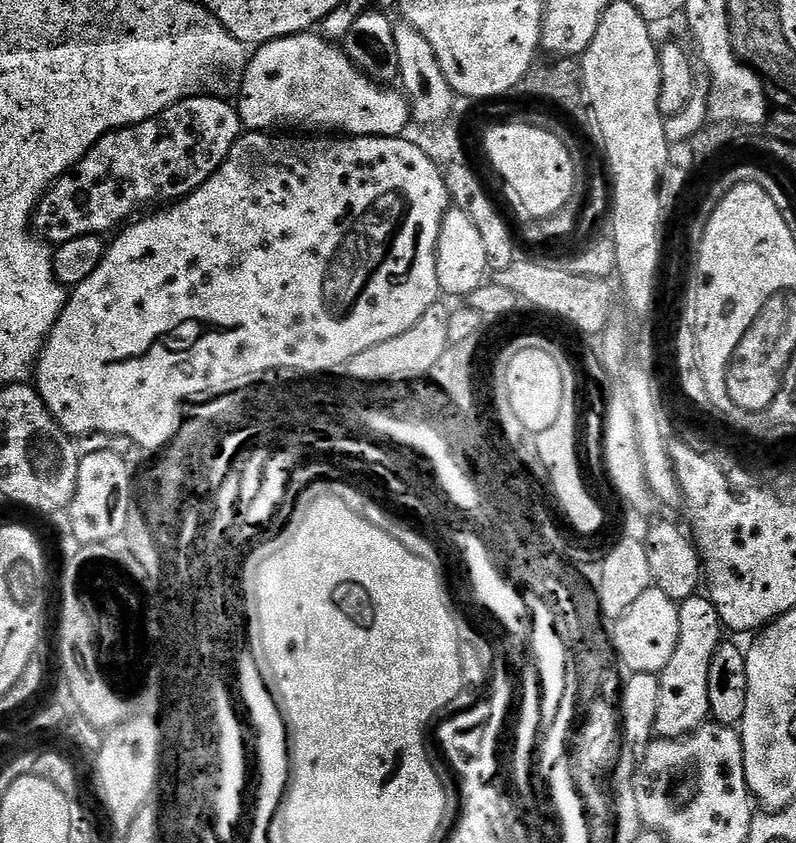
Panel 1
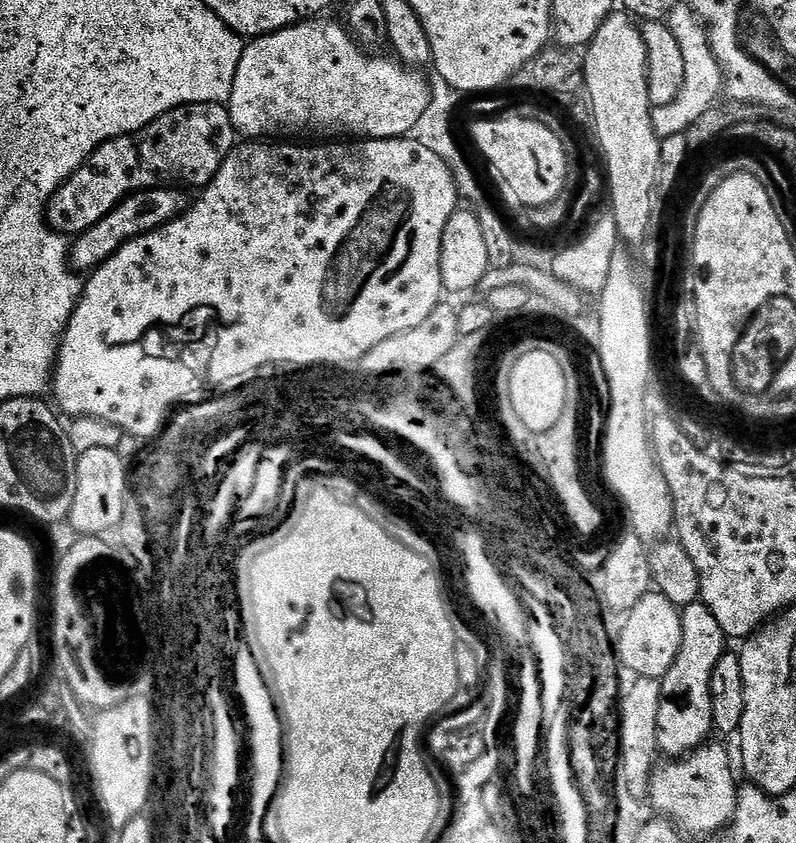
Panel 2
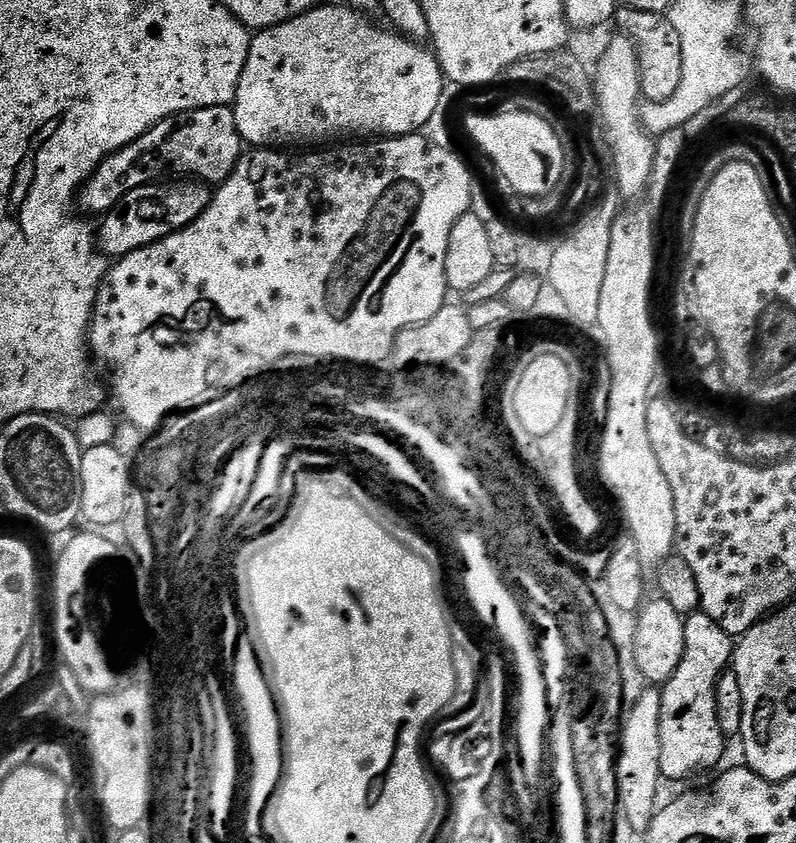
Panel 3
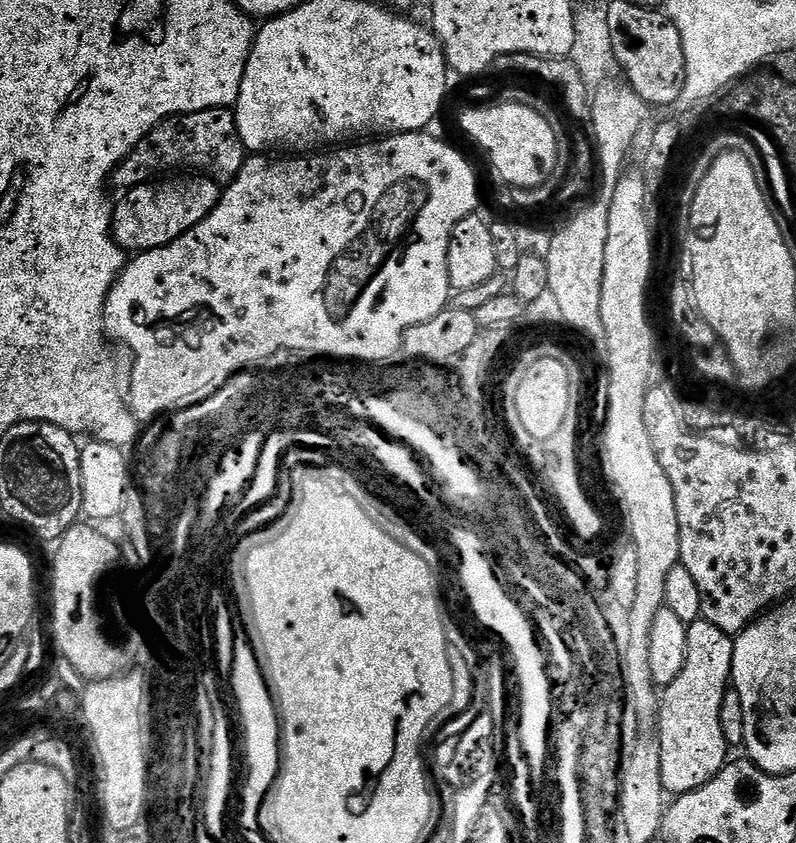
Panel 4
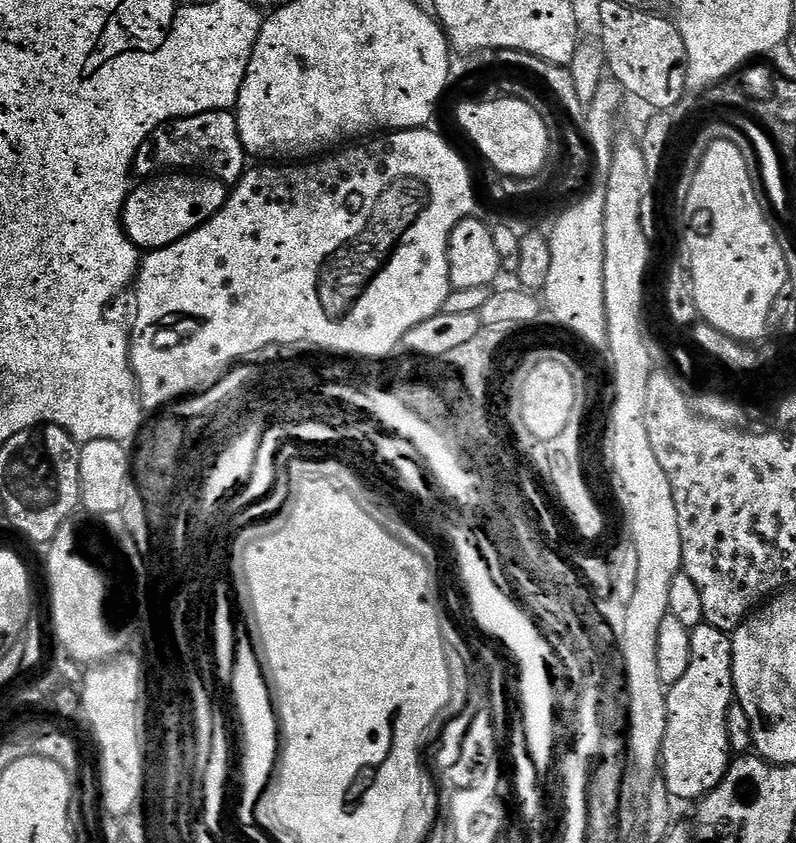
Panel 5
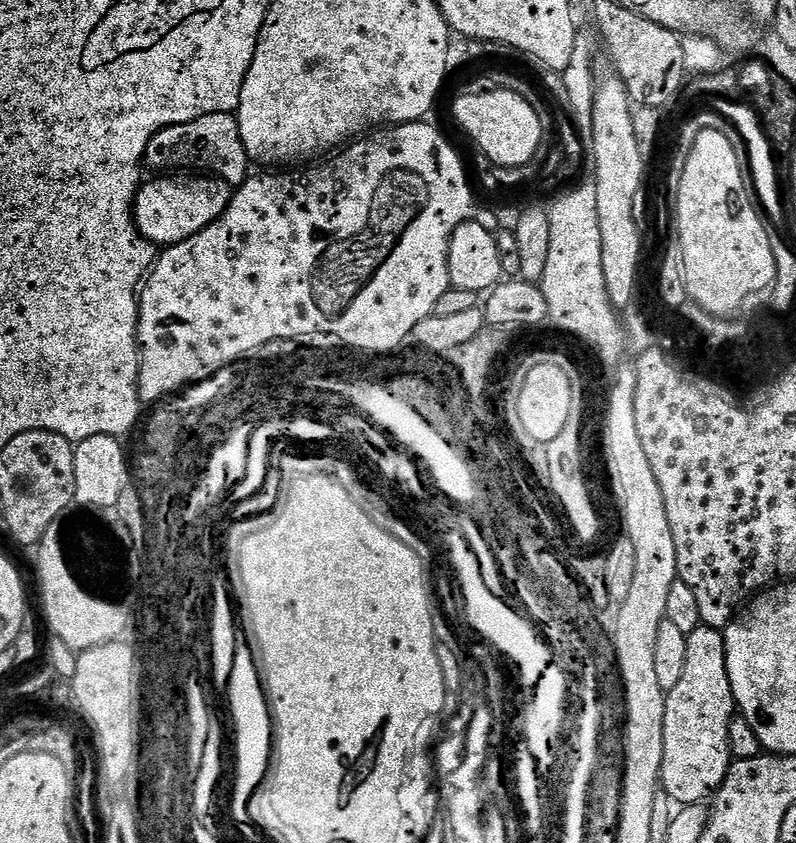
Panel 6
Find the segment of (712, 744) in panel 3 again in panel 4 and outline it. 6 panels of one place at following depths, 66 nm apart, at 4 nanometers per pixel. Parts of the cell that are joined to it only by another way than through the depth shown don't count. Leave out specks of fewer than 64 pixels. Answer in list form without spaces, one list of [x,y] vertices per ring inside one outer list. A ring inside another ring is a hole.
[[[703,618],[688,625],[686,666],[663,689],[658,700],[662,786],[665,793],[693,792],[717,776],[729,763],[730,749],[722,734],[722,698],[730,690],[735,639]]]

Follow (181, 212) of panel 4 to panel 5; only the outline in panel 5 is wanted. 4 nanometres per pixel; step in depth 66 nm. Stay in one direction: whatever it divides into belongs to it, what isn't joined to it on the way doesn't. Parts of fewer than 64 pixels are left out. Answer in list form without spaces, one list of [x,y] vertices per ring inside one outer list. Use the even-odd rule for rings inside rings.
[[[160,174],[155,178],[145,179],[137,188],[135,185],[129,191],[128,201],[124,203],[122,217],[124,232],[130,238],[130,242],[134,242],[141,250],[165,248],[186,238],[186,234],[198,230],[198,226],[202,226],[210,218],[214,218],[214,214],[218,214],[218,210],[222,210],[222,206],[228,201],[229,191],[229,185],[215,180],[213,176],[203,174]]]

